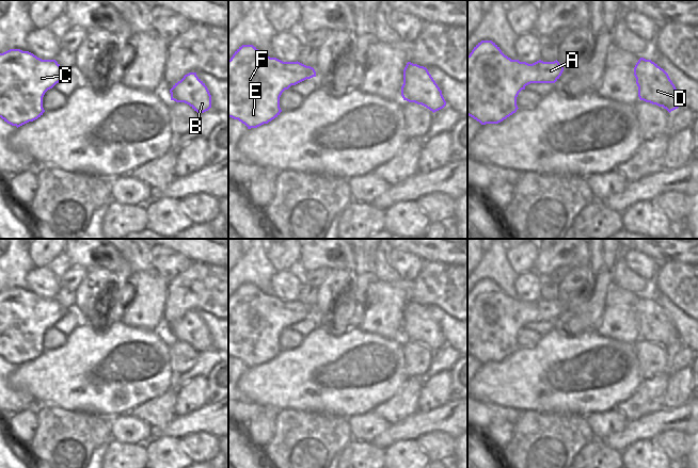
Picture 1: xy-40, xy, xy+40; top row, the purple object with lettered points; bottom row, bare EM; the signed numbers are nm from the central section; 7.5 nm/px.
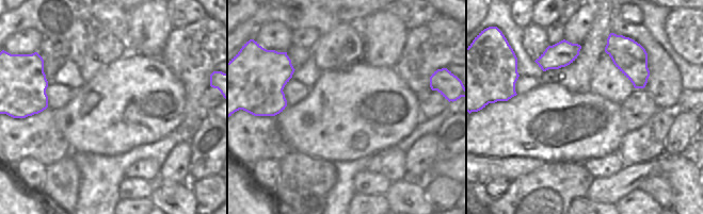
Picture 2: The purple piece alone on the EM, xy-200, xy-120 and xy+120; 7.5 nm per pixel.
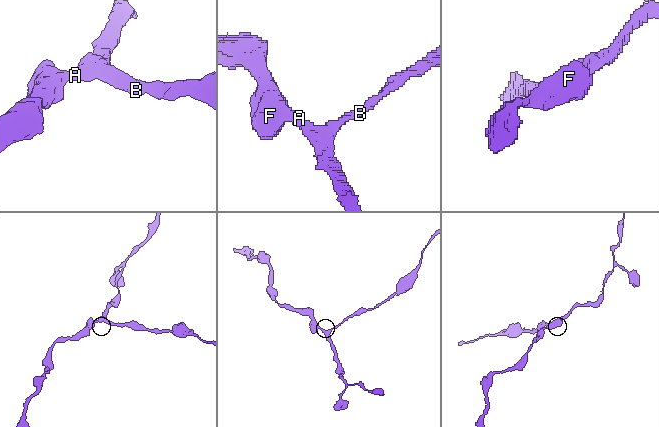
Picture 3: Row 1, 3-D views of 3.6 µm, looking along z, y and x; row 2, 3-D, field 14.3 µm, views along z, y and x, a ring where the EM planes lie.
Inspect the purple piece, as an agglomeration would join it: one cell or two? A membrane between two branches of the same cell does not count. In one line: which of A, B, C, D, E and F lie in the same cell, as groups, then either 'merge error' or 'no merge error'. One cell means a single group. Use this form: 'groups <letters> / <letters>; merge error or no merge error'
groups A B C D E F; no merge error

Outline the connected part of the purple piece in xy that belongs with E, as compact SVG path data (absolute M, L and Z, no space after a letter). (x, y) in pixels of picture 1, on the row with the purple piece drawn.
M242 45L228 60L228 117L238 119L248 129L268 124L282 112L282 93L313 77L316 77L316 71L311 66L298 61L283 62L266 55L253 45Z

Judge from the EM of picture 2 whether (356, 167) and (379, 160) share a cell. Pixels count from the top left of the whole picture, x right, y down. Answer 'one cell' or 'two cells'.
two cells

